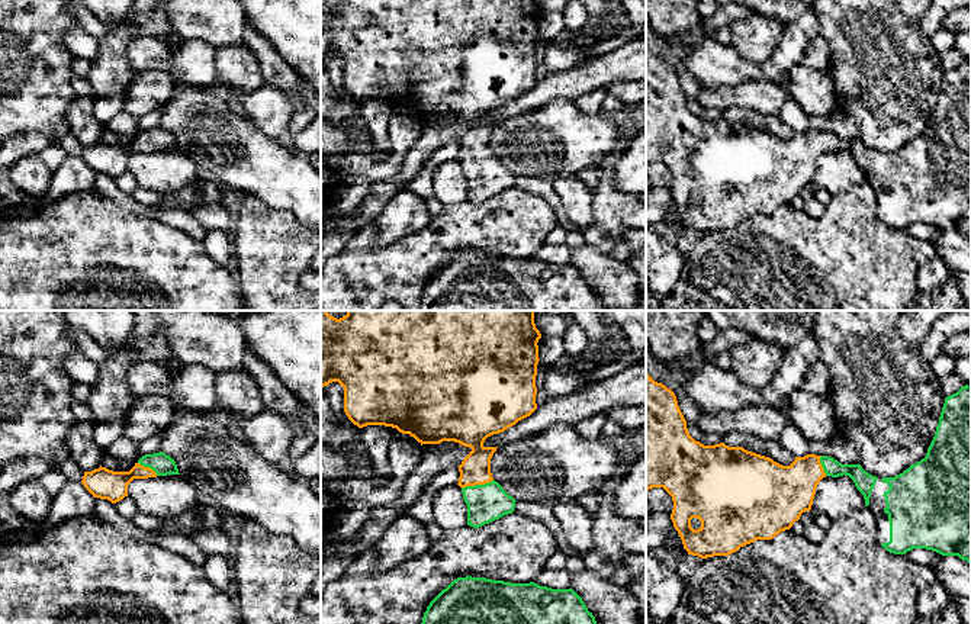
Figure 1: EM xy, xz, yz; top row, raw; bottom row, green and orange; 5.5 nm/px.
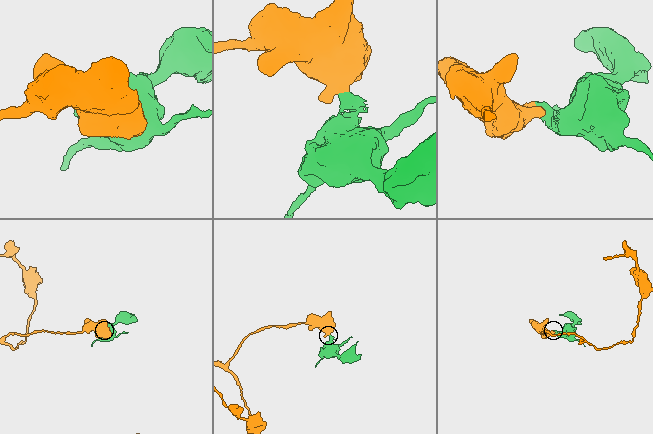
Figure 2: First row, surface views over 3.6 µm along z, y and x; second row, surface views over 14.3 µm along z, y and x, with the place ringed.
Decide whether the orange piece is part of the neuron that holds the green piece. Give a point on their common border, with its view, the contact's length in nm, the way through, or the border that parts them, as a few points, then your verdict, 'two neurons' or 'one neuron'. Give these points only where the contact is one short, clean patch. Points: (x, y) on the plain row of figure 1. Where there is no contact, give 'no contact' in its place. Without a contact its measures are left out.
meets green in xz at (476, 160); contact 180 nm long; runs through xz (486, 177), (476, 160), (475, 144); one neuron

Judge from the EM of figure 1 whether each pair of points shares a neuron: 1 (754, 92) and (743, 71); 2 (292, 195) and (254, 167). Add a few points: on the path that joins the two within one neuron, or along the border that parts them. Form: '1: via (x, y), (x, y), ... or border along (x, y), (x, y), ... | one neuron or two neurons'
1: border along (781, 86), (748, 80), (714, 87) | two neurons
2: via (283, 186), (263, 169) | one neuron

